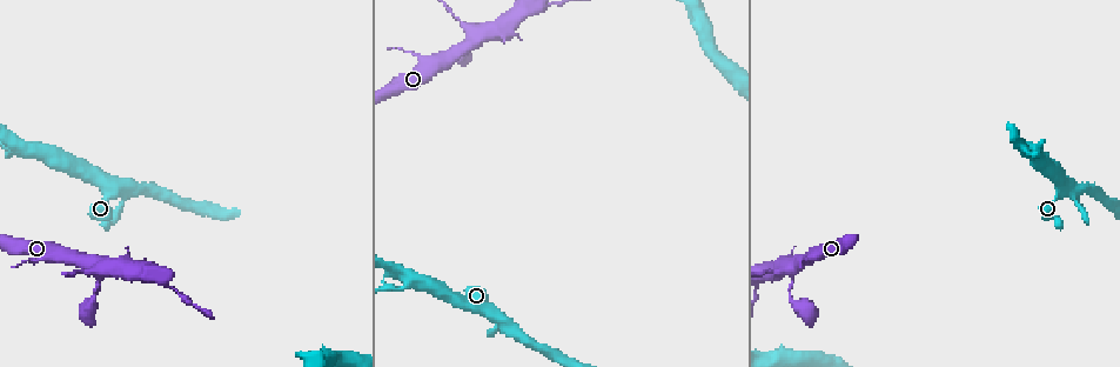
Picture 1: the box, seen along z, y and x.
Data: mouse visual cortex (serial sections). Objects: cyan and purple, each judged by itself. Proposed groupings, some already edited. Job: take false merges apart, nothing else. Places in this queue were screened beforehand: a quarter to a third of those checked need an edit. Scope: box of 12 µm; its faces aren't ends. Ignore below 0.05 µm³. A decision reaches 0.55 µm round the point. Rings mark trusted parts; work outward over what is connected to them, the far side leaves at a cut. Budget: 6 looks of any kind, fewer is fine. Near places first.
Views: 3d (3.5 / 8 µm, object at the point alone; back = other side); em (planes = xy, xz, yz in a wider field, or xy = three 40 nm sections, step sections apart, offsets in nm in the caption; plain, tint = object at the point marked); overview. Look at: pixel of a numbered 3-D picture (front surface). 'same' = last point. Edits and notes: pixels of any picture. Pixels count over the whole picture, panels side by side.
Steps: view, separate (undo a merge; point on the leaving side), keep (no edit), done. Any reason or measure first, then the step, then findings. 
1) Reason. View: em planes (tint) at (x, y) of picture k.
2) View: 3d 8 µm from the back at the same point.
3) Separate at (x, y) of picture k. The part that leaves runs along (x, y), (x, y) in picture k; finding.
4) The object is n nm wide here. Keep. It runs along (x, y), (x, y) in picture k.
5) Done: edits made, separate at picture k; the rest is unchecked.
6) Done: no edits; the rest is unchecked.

Thin arm on a thick one. View: 3d 8 µm from the back at (792, 265) of picture 1.

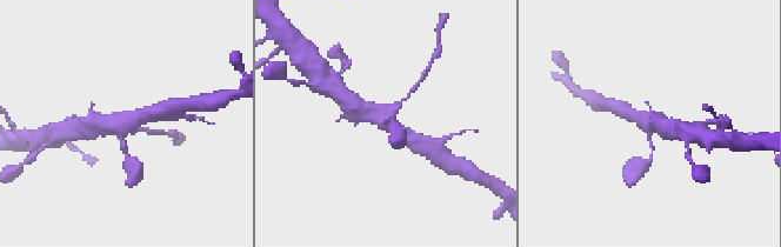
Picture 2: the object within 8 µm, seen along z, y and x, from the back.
Closer look. View: 3d 3.5 µm from the back at (383, 125) of picture 2.

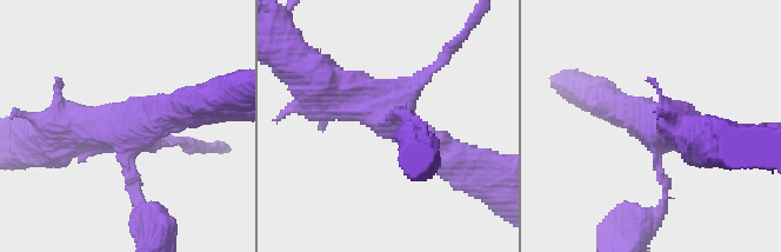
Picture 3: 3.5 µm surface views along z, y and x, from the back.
Keep. It runs along (453, 161), (366, 101), (322, 84) in picture 3; continuous, no second cell.

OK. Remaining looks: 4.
Calibre changes. View: 3d 3.5 µm from the back at (1062, 188) of picture 1.

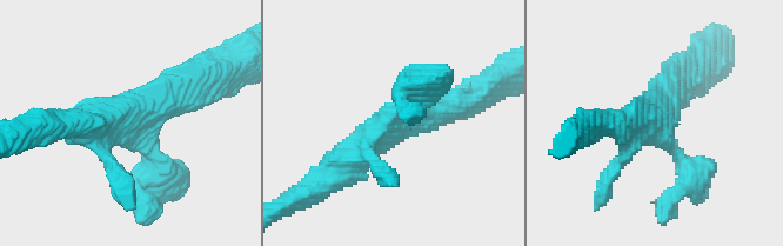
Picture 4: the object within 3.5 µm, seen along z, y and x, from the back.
Now the EM. View: em xy step 2 (tint) at (118, 121) of picture 4.

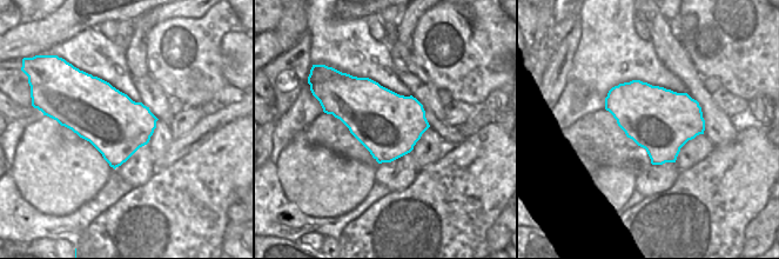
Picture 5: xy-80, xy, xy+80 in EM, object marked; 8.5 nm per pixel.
Keep. It runs along (423, 86), (416, 101), (326, 179) in picture 4; continuous, no second cell.

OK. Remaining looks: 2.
View: em xy step 5 (tint) at (29, 148) of picture 1.

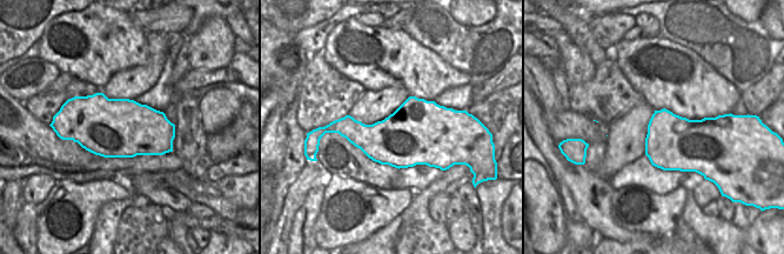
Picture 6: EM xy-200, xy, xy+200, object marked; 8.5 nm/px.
View: 3d 3.5 µm at the same point.

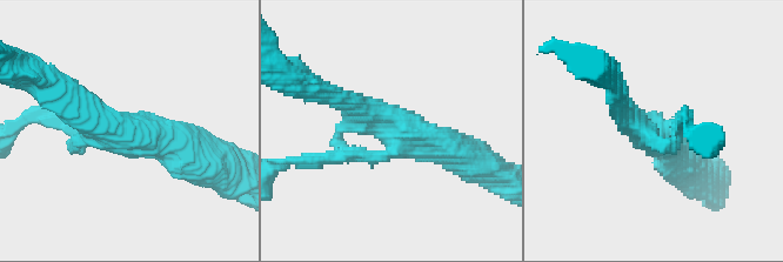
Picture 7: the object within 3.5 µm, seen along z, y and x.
Keep. It runs along (470, 158), (402, 134), (341, 100) in picture 7; one cell here.

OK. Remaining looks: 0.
Done: no edits; the rest is unchecked.

